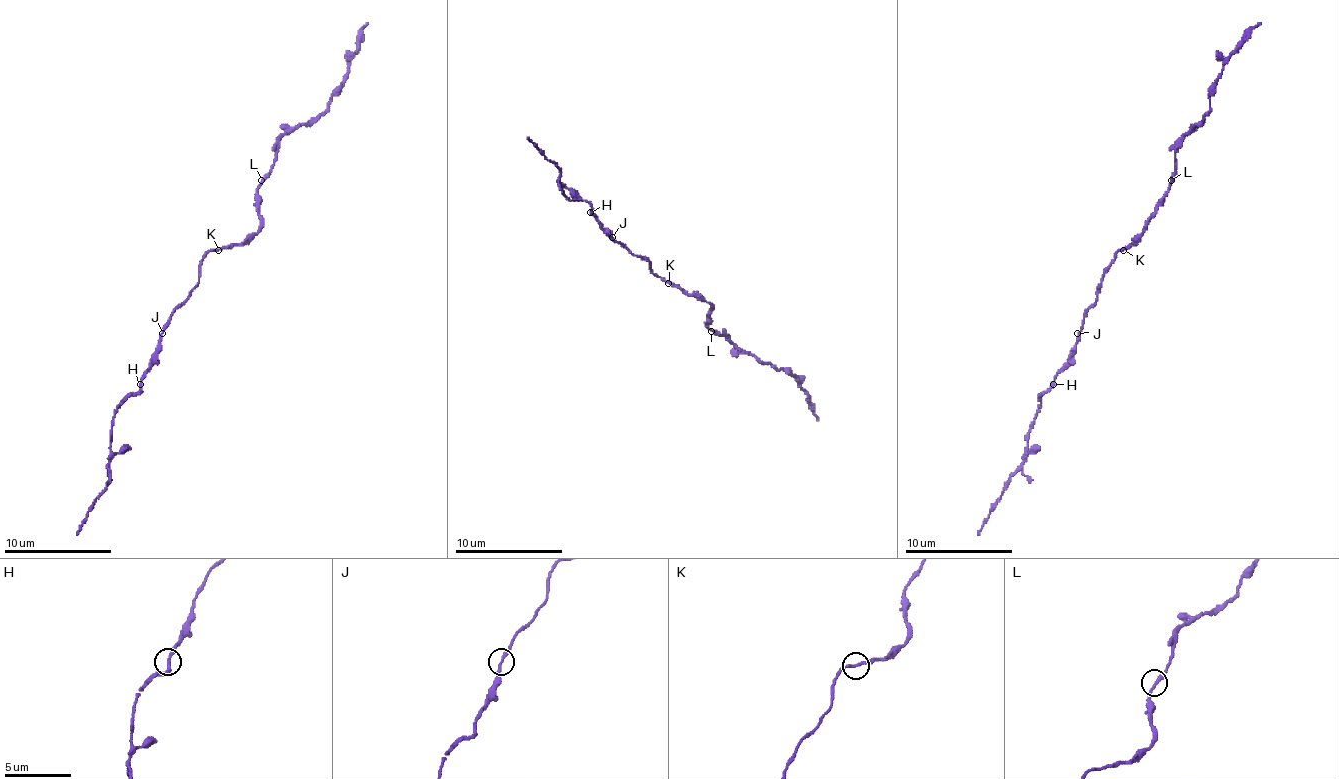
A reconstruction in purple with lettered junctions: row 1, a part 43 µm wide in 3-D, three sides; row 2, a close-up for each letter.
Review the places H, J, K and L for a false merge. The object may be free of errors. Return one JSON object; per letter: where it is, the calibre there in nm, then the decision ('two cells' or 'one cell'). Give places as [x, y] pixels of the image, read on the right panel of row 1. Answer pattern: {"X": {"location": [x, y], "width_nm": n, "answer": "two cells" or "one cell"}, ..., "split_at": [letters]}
{"H": {"location": [1053, 384], "width_nm": 240, "answer": "one cell"}, "J": {"location": [1077, 333], "width_nm": 240, "answer": "one cell"}, "K": {"location": [1123, 250], "width_nm": 240, "answer": "one cell"}, "L": {"location": [1171, 180], "width_nm": 280, "answer": "one cell"}, "split_at": []}

